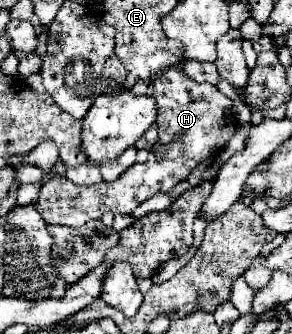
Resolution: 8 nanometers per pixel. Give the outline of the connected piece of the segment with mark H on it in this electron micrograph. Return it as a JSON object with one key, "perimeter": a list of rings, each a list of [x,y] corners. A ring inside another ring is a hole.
{"perimeter":[[[168,68],[154,80],[156,98],[156,126],[166,132],[166,148],[150,152],[148,162],[132,164],[124,176],[114,182],[100,182],[94,186],[76,186],[68,178],[58,176],[44,184],[38,200],[32,204],[42,214],[46,224],[82,226],[88,220],[100,218],[106,212],[132,214],[144,200],[158,192],[170,192],[176,184],[188,180],[190,172],[204,160],[212,160],[234,136],[236,118],[232,114],[232,100],[226,98],[212,84],[196,84],[188,80],[182,70]]]}

